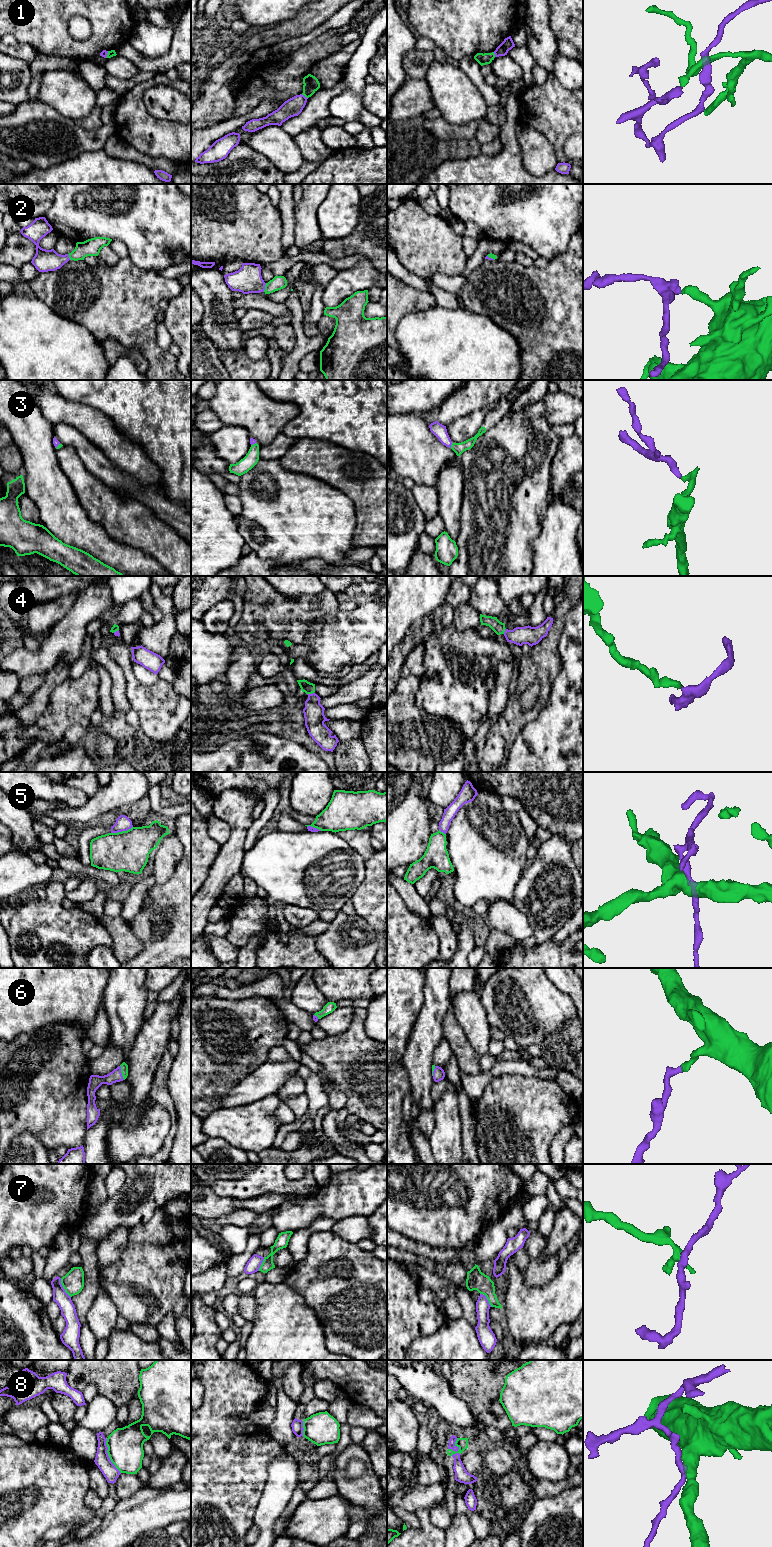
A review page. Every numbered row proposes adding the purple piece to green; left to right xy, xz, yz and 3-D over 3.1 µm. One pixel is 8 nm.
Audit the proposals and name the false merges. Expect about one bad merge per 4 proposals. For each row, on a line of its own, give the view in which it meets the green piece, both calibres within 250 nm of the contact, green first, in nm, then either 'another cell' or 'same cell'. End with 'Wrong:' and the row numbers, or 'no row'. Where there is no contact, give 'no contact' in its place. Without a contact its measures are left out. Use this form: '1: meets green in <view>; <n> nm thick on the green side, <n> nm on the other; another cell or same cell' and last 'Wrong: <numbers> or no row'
1: meets green in xz; 130 nm thick on the green side, 150 nm on the other; another cell
2: meets green in xz; 110 nm thick on the green side, 220 nm on the other; same cell
3: meets green in yz; 90 nm thick on the green side, 110 nm on the other; same cell
4: meets green in xz; 90 nm thick on the green side, 160 nm on the other; same cell
5: meets green in xy; 320 nm thick on the green side, 120 nm on the other; another cell
6: meets green in xy; 60 nm thick on the green side, 110 nm on the other; same cell
7: meets green in xy; 180 nm thick on the green side, 120 nm on the other; another cell
8: meets green in yz; 90 nm thick on the green side, 50 nm on the other; another cell
Wrong: 1, 5, 7, 8

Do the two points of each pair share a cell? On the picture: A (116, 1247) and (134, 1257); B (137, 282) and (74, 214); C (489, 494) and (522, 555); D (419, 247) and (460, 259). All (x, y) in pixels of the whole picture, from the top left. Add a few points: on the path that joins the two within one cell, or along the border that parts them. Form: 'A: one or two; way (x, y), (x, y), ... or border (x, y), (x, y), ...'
A: two; border (129, 1229), (125, 1249), (116, 1260), (106, 1266)
B: two; border (128, 255), (136, 265), (148, 270)
C: one; way (500, 509), (500, 529), (508, 537), (508, 540)
D: one; way (429, 247), (439, 249), (450, 259)

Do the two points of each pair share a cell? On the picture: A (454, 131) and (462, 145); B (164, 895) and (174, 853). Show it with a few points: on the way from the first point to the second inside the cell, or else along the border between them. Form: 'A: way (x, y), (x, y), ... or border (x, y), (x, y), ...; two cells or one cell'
A: border (475, 137), (441, 140), (439, 142); two cells
B: border (180, 859), (173, 874), (165, 881), (156, 884); two cells

